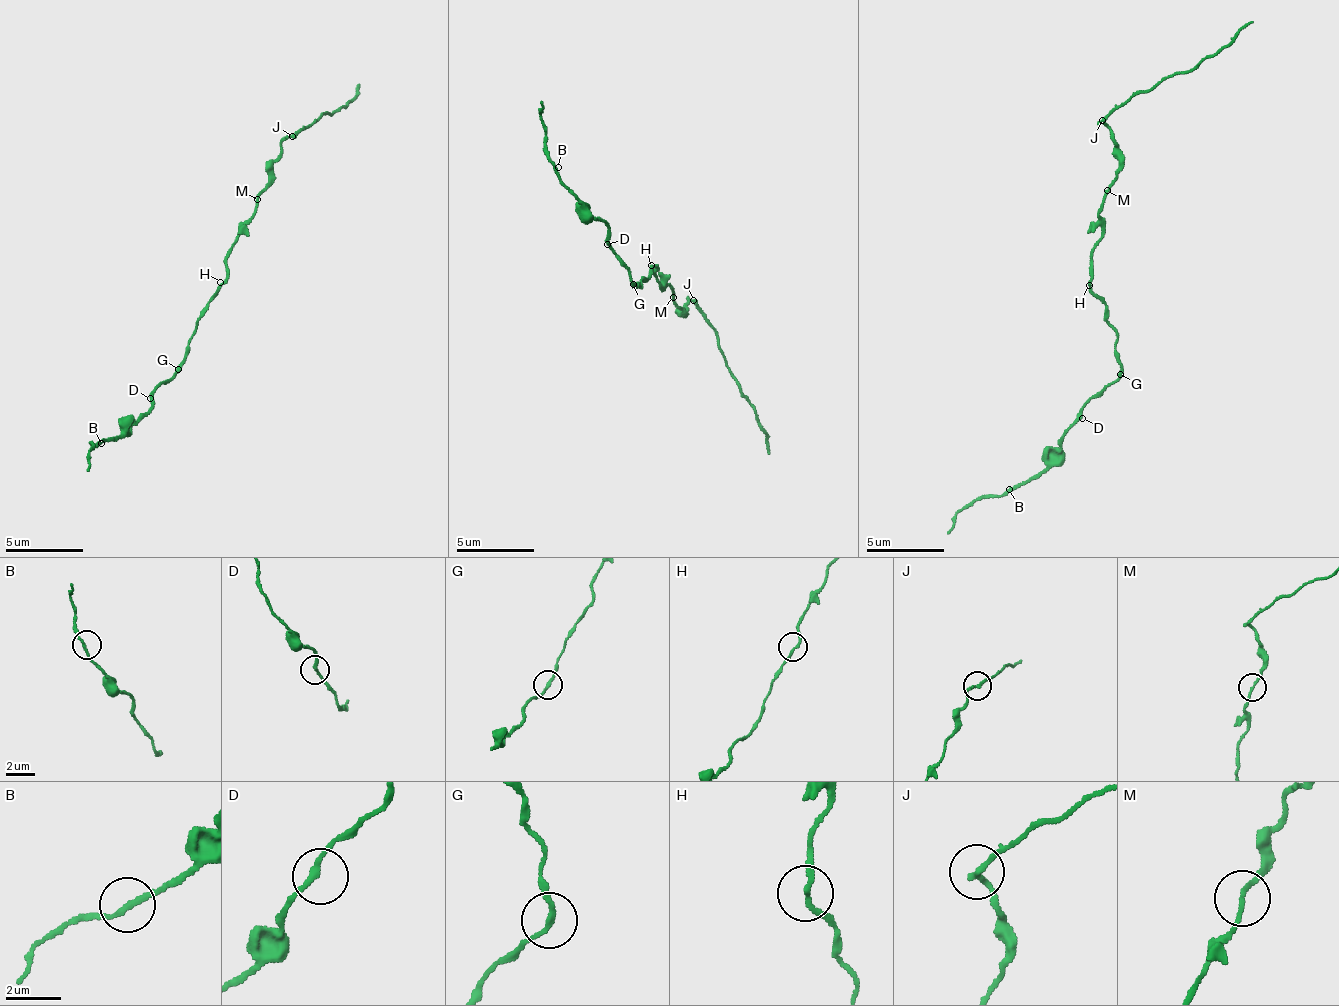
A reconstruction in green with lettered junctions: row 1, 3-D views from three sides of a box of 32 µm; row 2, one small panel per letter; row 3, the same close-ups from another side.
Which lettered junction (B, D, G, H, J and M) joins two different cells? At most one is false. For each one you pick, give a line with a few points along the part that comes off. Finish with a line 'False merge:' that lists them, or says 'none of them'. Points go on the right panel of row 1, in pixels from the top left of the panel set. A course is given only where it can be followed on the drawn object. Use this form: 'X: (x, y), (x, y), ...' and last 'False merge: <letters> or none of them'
J: (1103, 121), (1135, 93), (1147, 94), (1169, 76), (1195, 70), (1252, 23)
False merge: J

